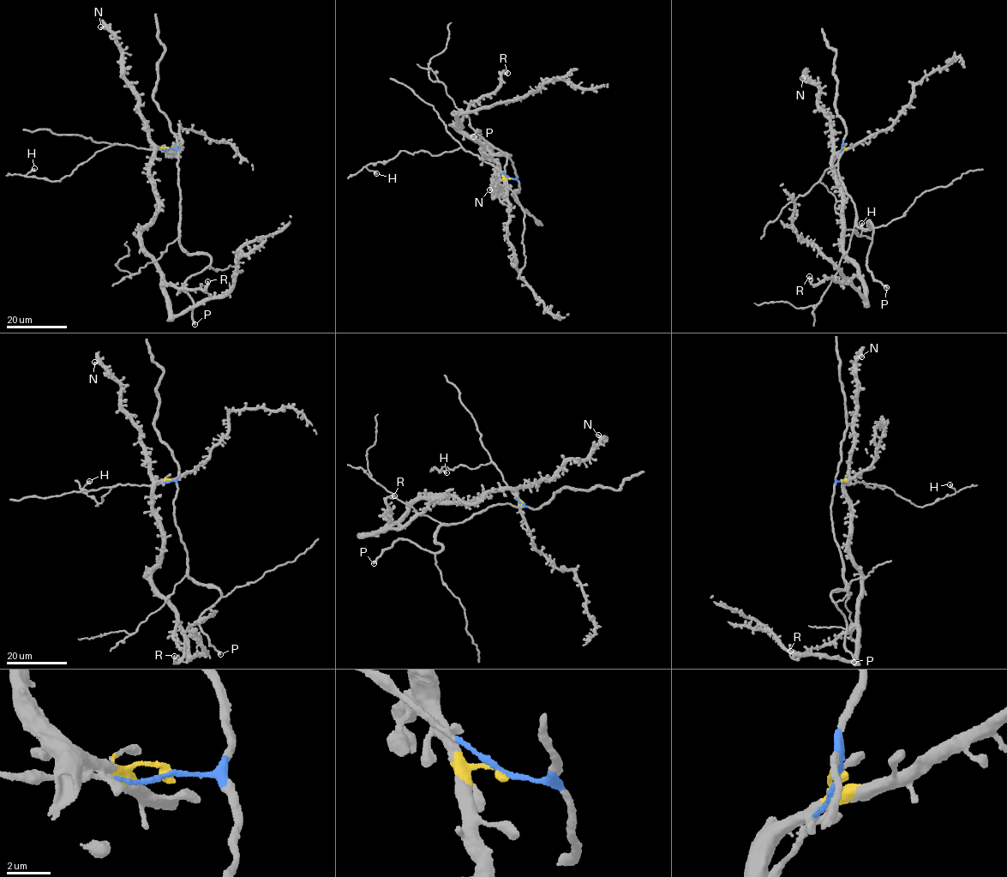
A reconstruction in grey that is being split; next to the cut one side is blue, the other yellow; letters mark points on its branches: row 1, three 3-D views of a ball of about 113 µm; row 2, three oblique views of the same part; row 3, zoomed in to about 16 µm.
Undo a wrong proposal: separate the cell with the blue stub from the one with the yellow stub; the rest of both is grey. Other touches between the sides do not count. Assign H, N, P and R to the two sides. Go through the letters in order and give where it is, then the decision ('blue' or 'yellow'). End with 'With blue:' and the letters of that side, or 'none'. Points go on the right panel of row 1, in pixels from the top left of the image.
H: at (861, 223); blue
N: at (802, 78); yellow
P: at (886, 287); blue
R: at (809, 276); yellow
With blue: H, P

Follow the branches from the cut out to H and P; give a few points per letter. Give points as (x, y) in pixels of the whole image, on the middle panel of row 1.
H: (510, 177), (461, 147), (434, 156), (427, 151), (400, 151), (392, 159), (366, 165), (377, 174)
P: (510, 177), (516, 175), (508, 156), (488, 147), (492, 154), (510, 155), (494, 147), (478, 130), (473, 136)

